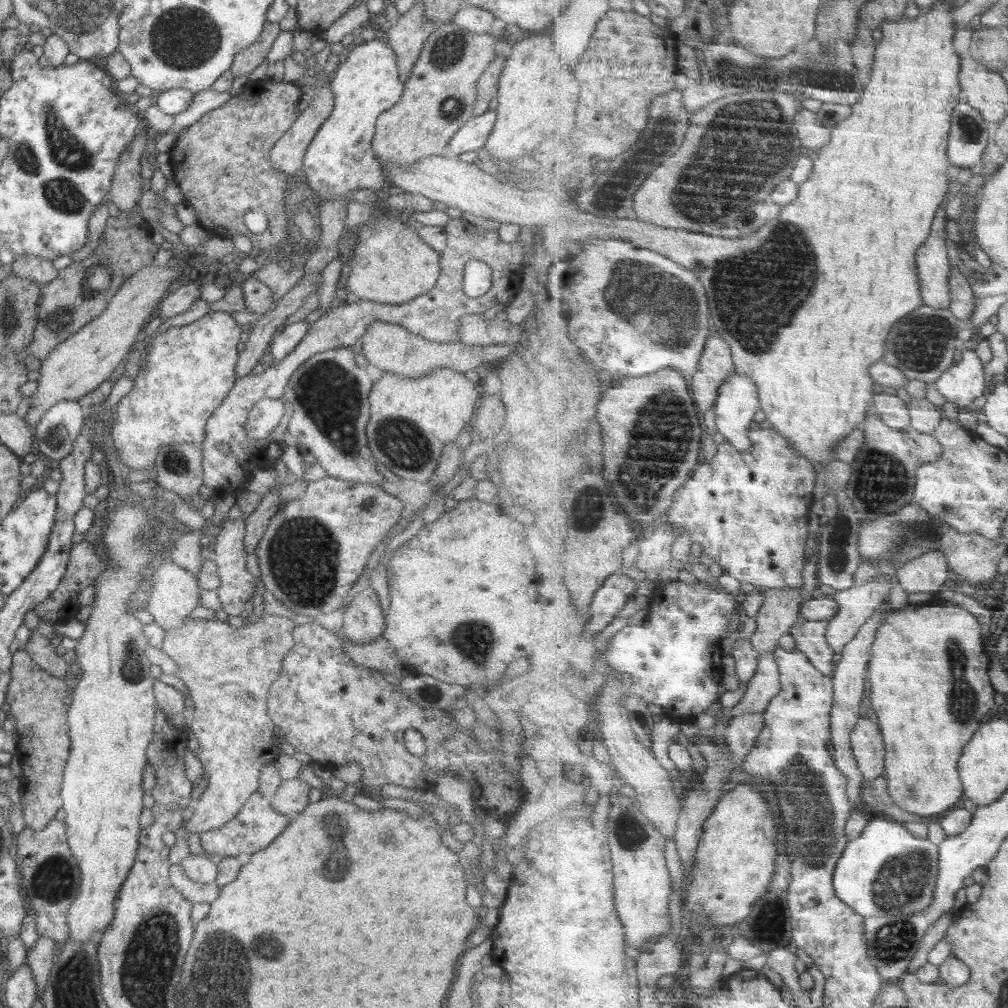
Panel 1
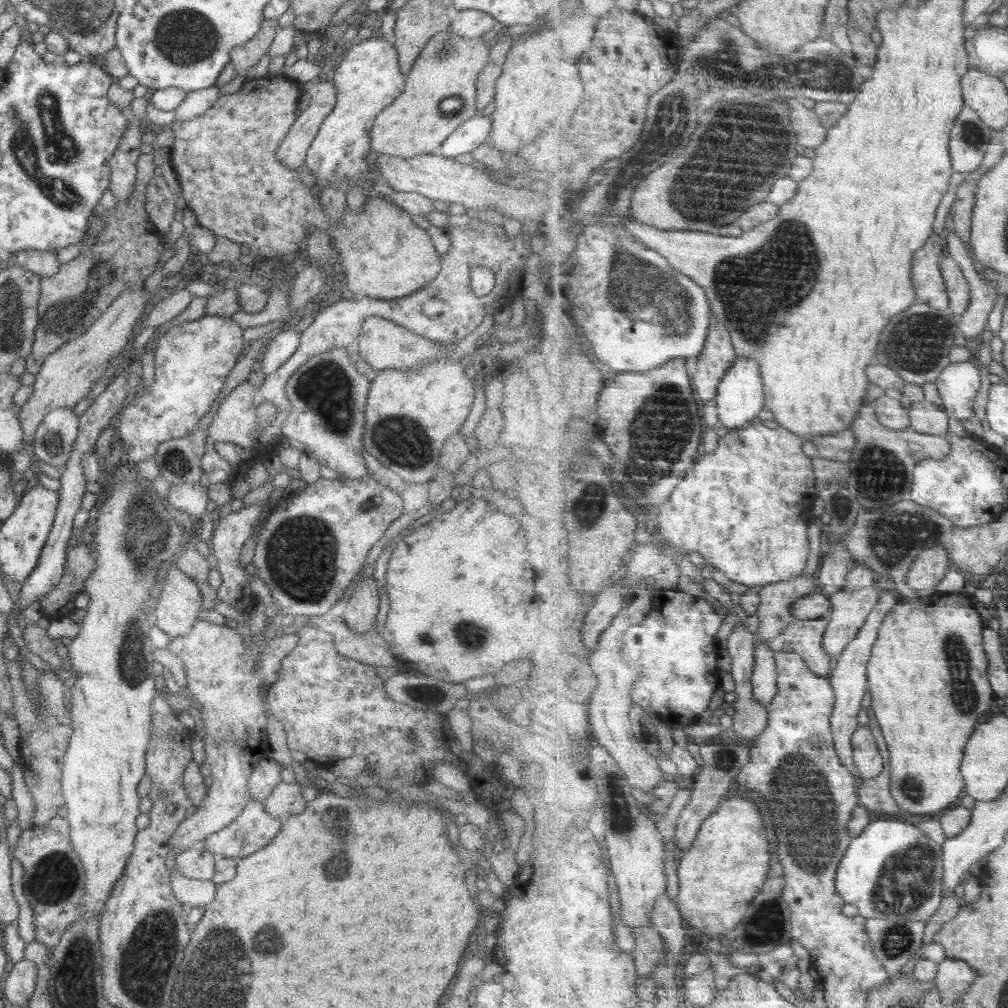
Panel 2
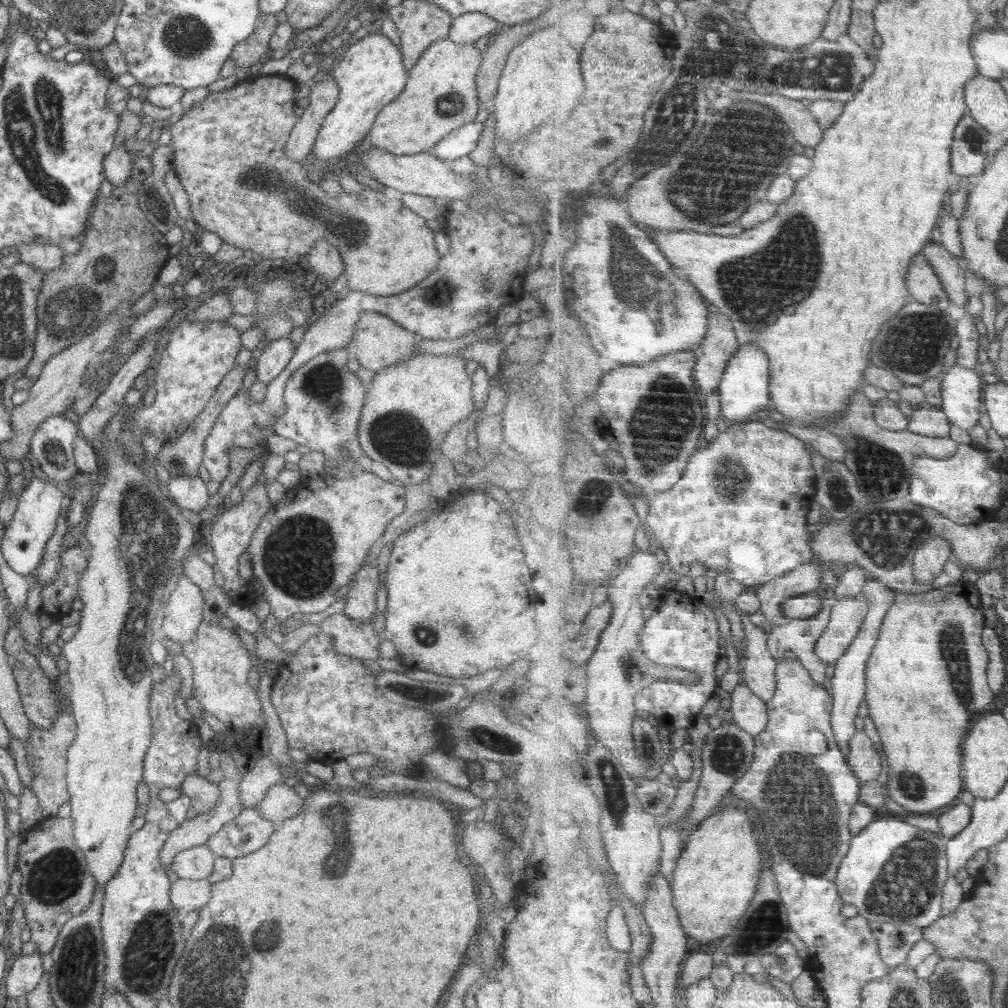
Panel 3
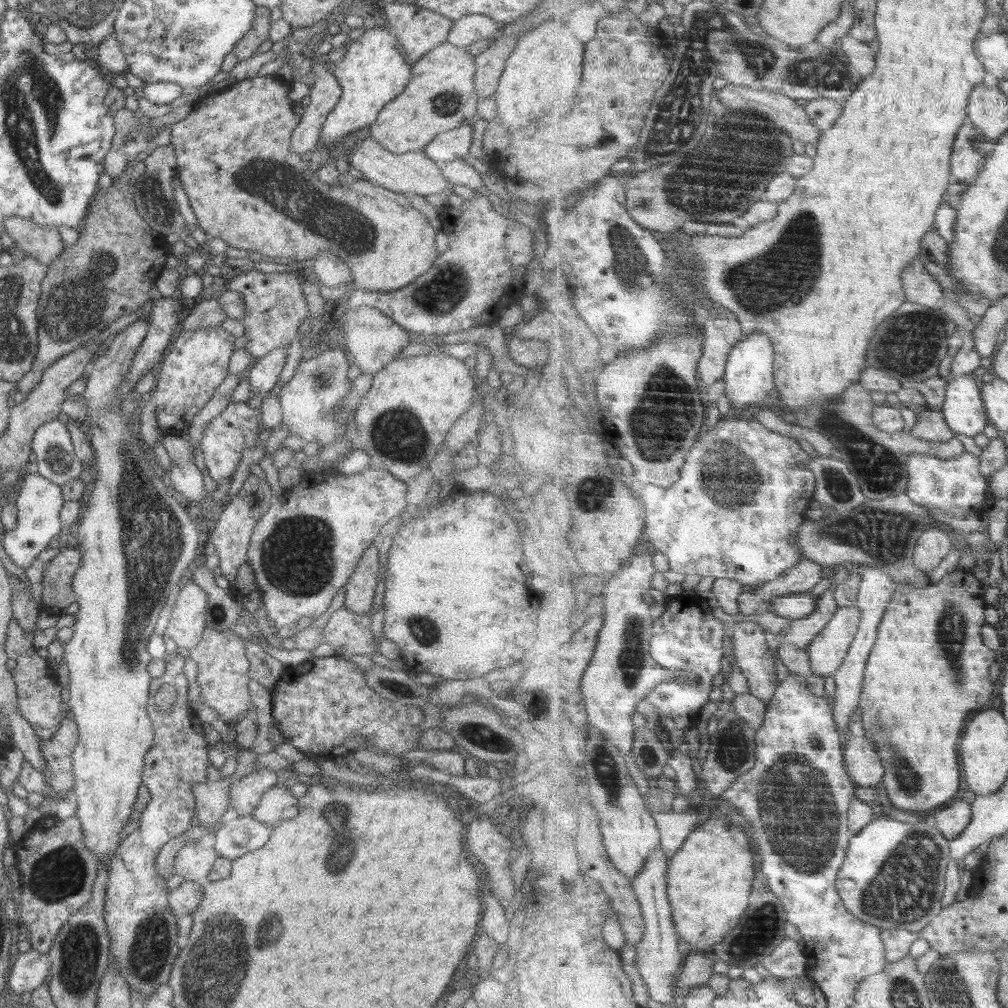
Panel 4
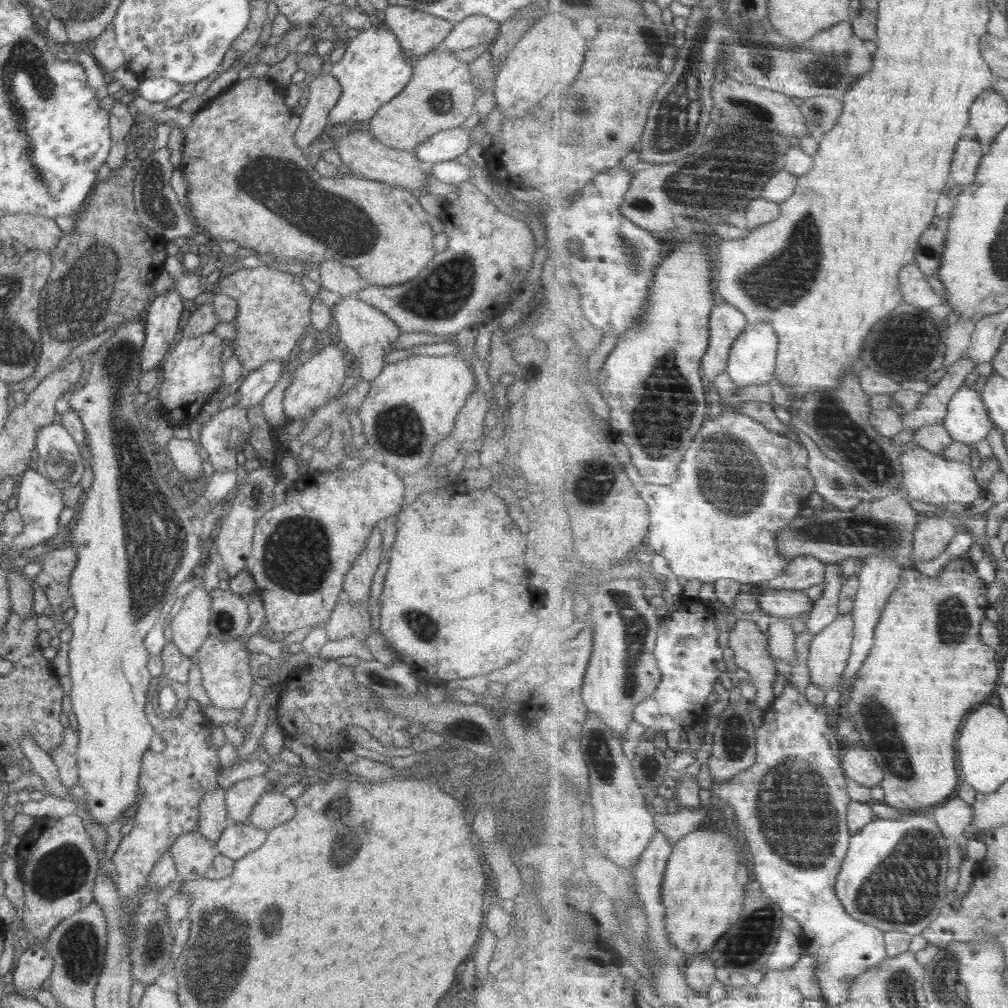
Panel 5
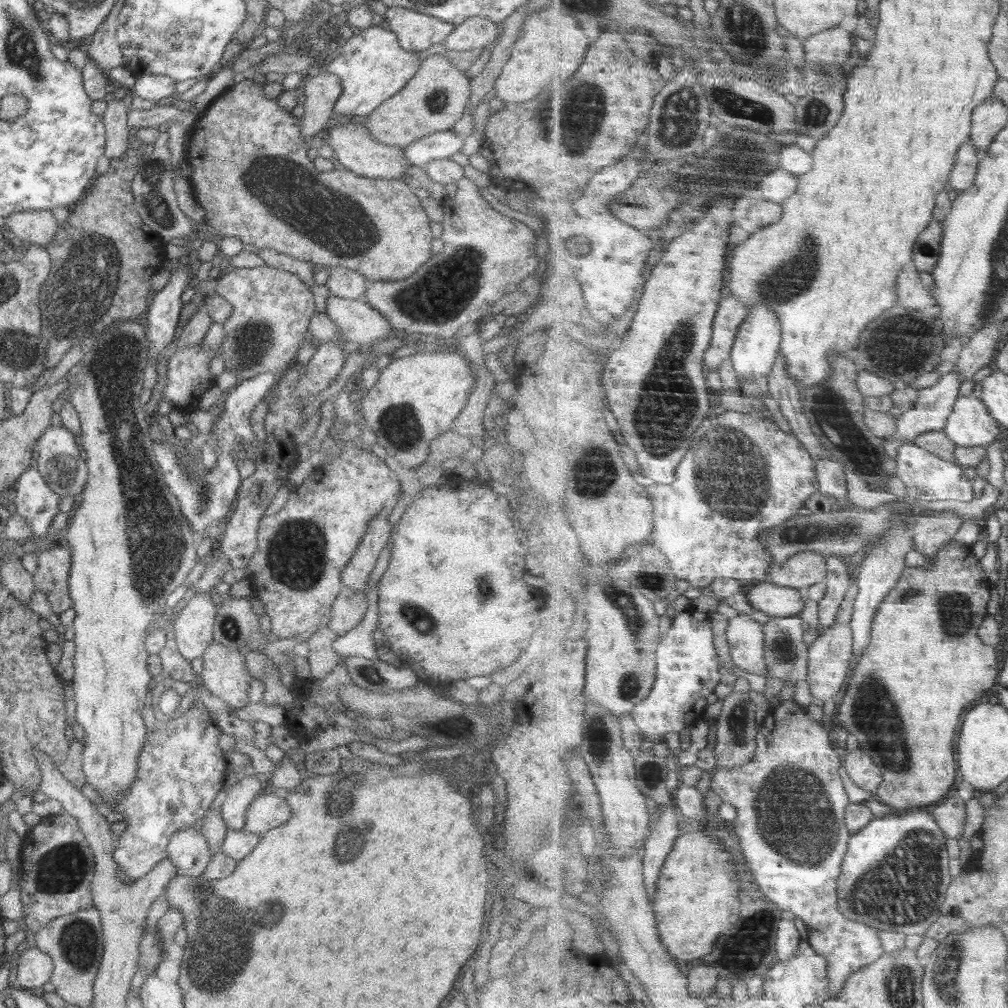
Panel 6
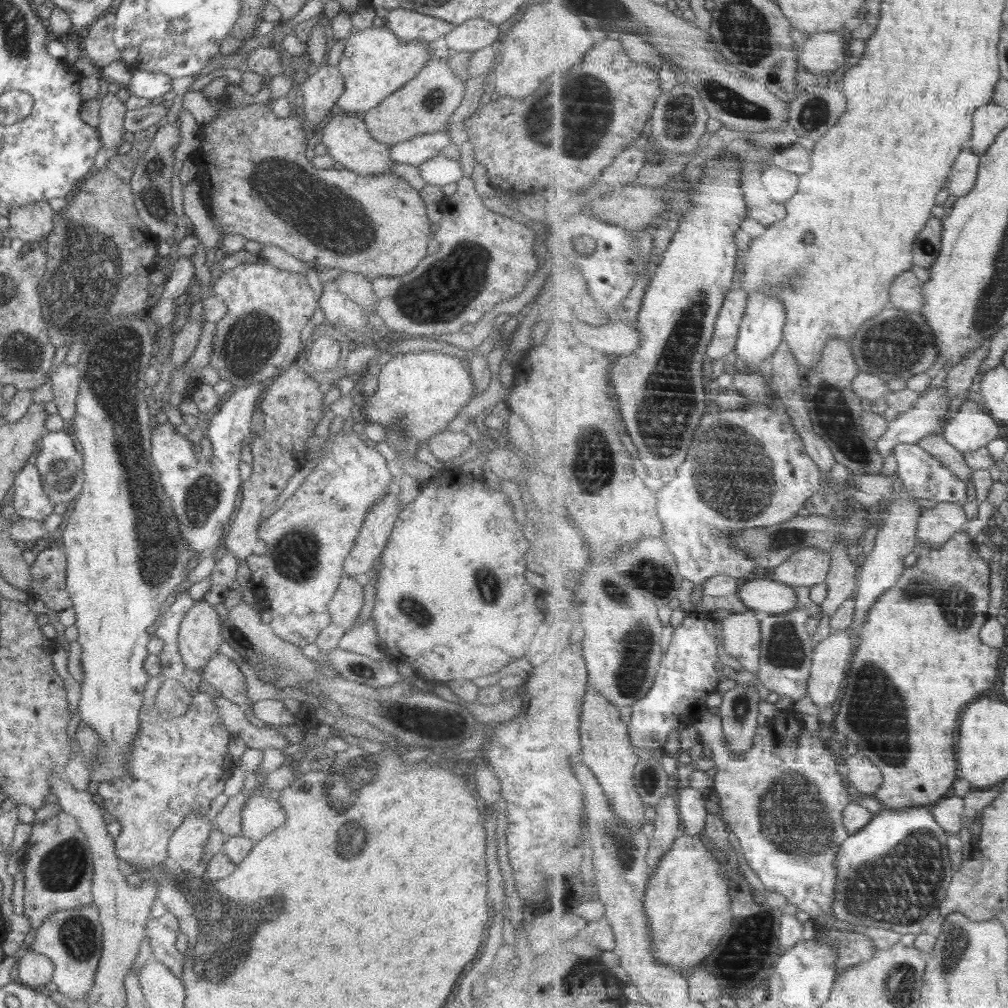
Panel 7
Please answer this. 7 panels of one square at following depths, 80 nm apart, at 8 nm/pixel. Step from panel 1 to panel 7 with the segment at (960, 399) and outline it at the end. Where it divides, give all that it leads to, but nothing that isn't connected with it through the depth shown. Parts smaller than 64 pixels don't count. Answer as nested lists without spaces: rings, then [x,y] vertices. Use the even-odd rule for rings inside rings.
[[[970,400],[950,419],[944,437],[963,453],[976,452],[998,439],[1002,434],[1000,425],[983,402]]]

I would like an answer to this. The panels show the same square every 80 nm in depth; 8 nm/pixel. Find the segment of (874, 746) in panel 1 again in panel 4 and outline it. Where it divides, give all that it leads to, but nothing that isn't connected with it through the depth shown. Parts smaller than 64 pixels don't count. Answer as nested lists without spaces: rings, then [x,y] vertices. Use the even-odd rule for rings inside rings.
[[[851,736],[846,740],[845,765],[858,785],[883,786],[886,767],[874,744],[865,736]]]

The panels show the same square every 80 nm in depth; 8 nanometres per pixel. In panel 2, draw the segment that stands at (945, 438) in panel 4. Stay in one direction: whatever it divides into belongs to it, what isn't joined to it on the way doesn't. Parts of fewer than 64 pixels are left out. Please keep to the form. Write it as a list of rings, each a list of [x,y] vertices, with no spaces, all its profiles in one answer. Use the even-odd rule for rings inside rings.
[[[924,399],[912,404],[911,428],[917,432],[945,436],[950,430],[949,413],[943,405]]]

